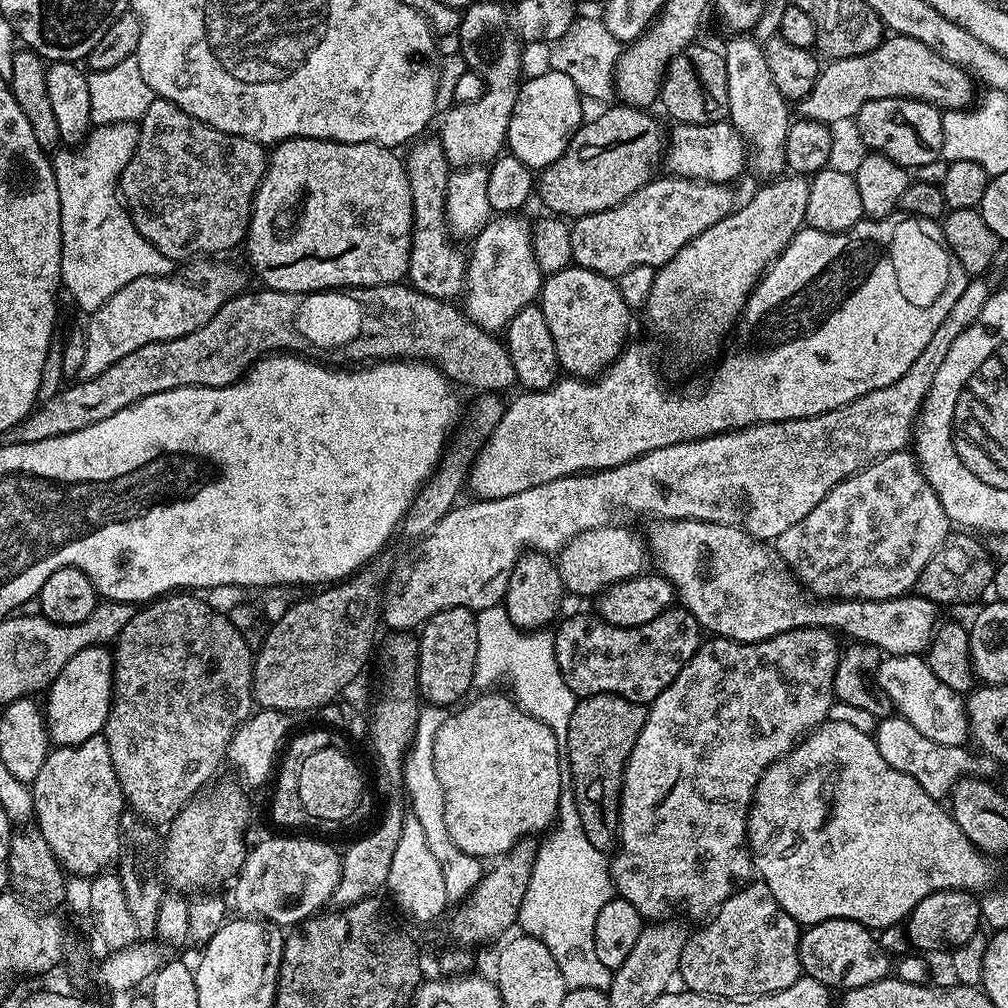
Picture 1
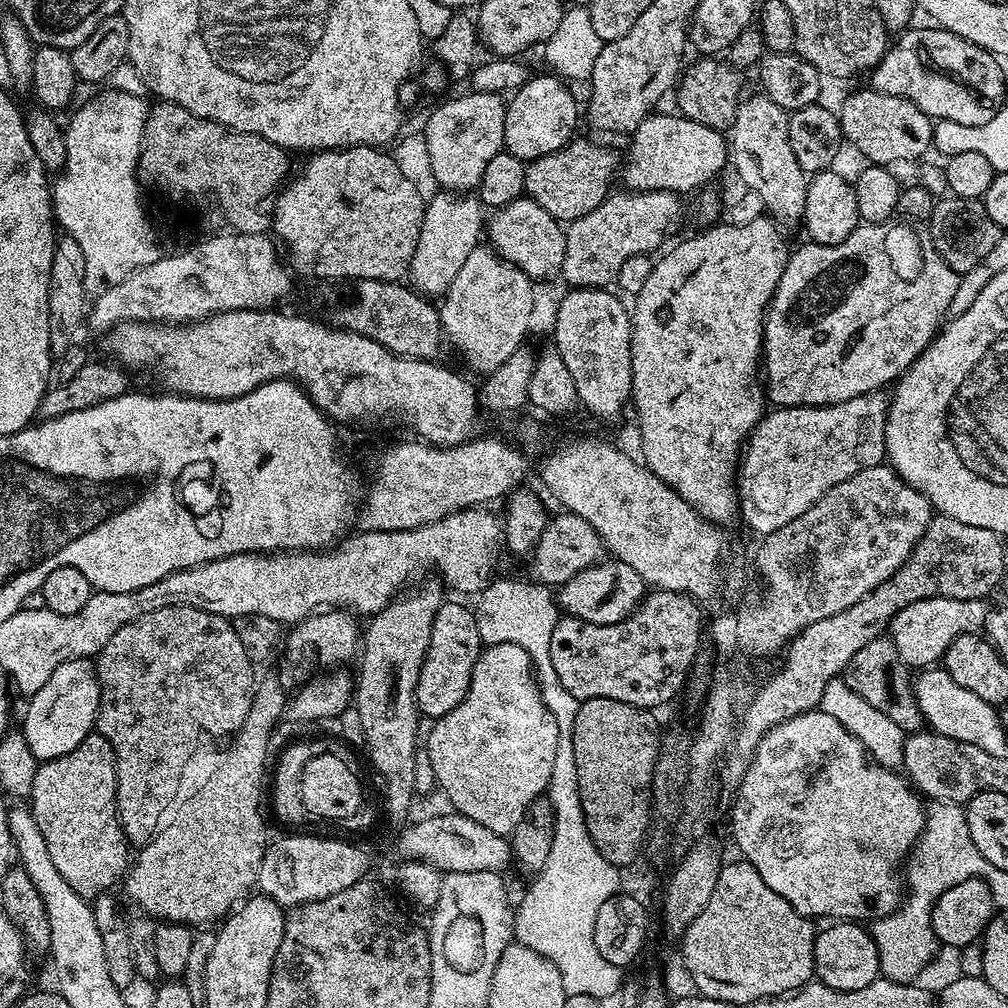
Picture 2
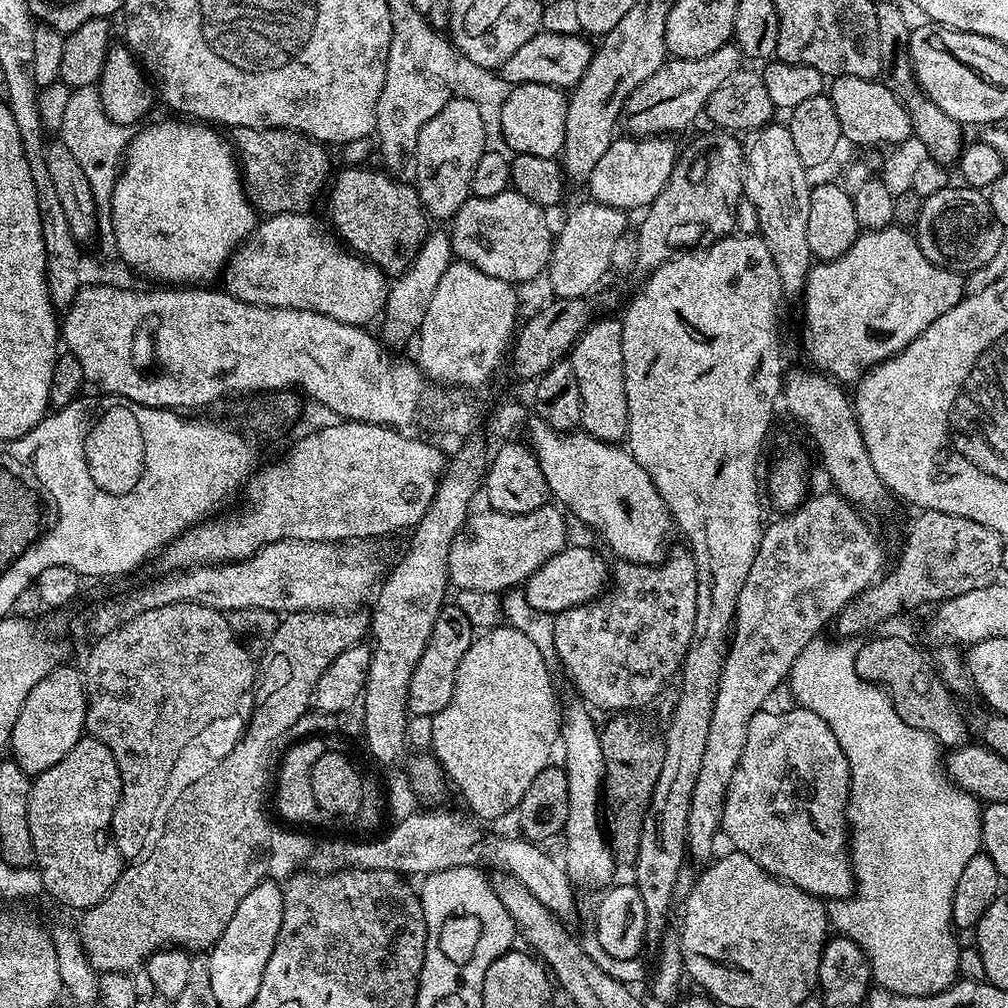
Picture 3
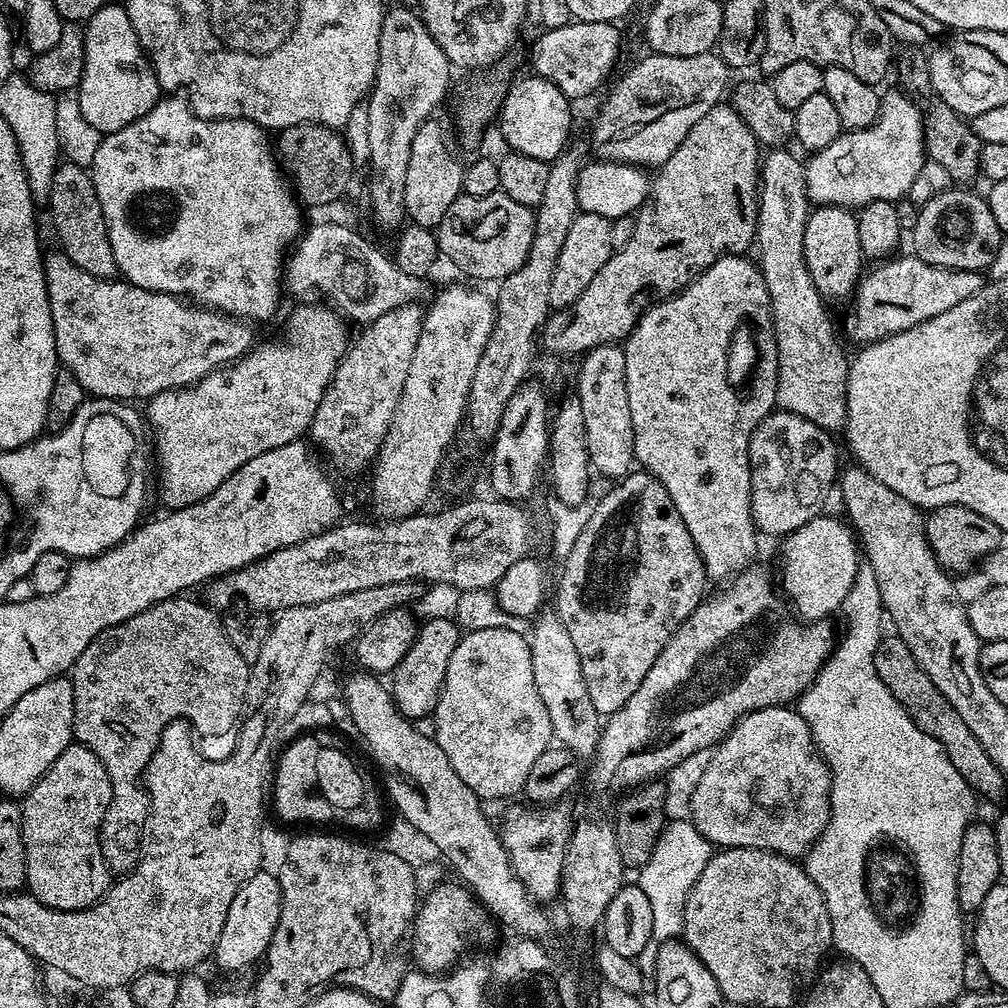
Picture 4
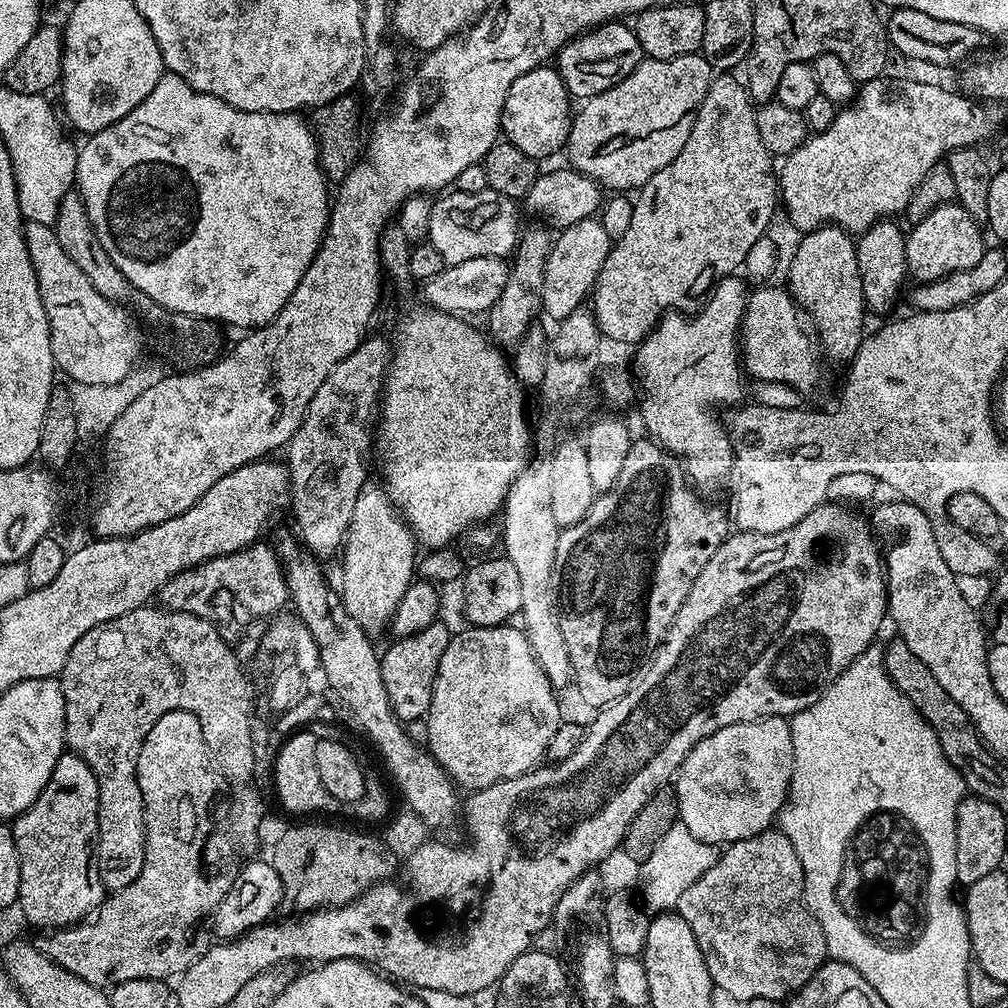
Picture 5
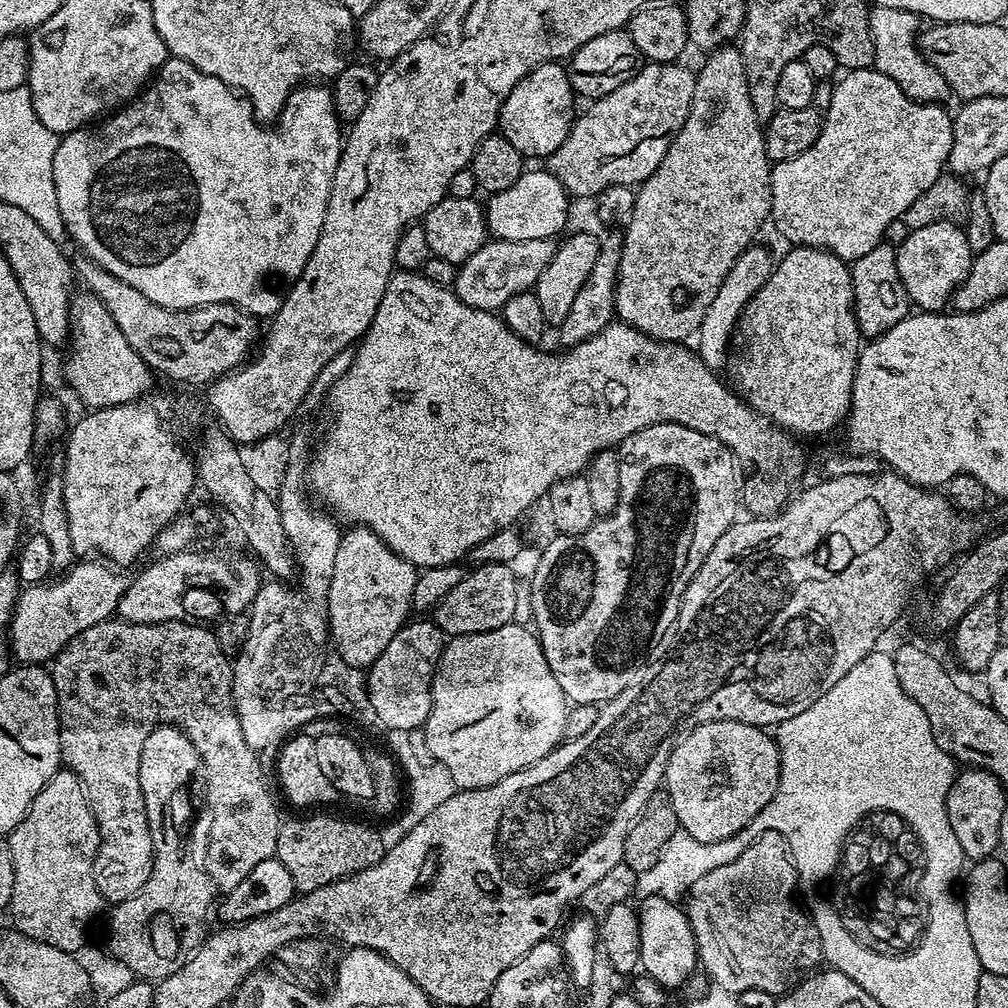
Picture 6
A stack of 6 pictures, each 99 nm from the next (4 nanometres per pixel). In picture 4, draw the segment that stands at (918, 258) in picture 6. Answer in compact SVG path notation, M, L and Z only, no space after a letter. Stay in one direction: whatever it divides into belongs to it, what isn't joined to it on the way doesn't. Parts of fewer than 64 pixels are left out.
M953 186L938 198L930 198L930 202L919 205L918 226L910 233L910 240L915 255L927 264L943 268L957 268L983 273L991 269L992 260L1002 239L998 222L994 222L994 214L990 214L990 206L983 195L968 192L967 187Z

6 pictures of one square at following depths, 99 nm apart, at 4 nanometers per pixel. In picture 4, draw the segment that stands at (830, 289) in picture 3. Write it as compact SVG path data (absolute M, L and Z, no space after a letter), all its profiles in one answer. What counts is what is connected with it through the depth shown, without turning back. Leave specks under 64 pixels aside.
M915 254L900 255L893 255L869 267L856 286L851 301L852 317L848 320L848 336L852 340L860 340L861 345L873 344L875 340L910 330L910 326L918 326L930 318L938 318L938 314L978 294L978 290L986 283L985 277L978 272L934 266Z

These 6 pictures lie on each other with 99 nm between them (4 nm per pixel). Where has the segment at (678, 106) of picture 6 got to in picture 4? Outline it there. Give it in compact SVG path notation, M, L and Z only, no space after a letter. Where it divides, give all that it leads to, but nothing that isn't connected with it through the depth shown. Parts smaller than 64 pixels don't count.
M715 51L690 58L648 54L645 60L638 61L621 78L608 97L603 97L602 103L599 105L599 112L596 113L590 124L592 152L597 157L602 155L604 138L614 134L614 122L616 122L616 130L622 130L626 124L638 124L638 118L640 118L640 122L652 120L666 108L686 102L694 96L715 100L717 103L723 101L730 88L728 75L730 75L730 69L727 62Z

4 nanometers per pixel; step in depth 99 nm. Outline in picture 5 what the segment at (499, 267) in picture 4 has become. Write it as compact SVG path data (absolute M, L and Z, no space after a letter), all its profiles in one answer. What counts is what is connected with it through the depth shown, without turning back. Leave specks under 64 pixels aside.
M490 187L478 194L452 190L444 195L432 200L427 243L442 254L445 265L470 262L472 258L508 258L515 253L522 231L520 216L516 213L517 201L498 194Z

